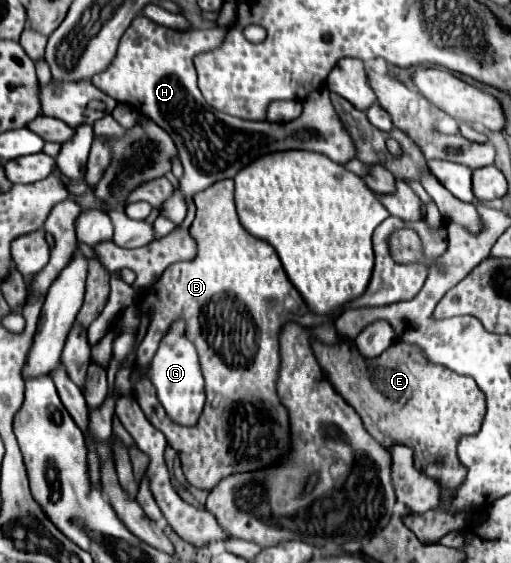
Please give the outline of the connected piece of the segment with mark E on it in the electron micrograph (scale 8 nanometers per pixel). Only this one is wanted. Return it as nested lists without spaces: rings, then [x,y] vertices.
[[[313,338],[313,352],[335,390],[357,410],[369,434],[383,446],[405,444],[413,450],[417,470],[437,478],[449,498],[463,478],[465,468],[457,460],[457,440],[463,434],[477,434],[485,418],[485,394],[469,376],[435,366],[413,346],[391,344],[385,354],[377,358],[361,358],[355,342],[339,338],[337,344],[327,346]]]

